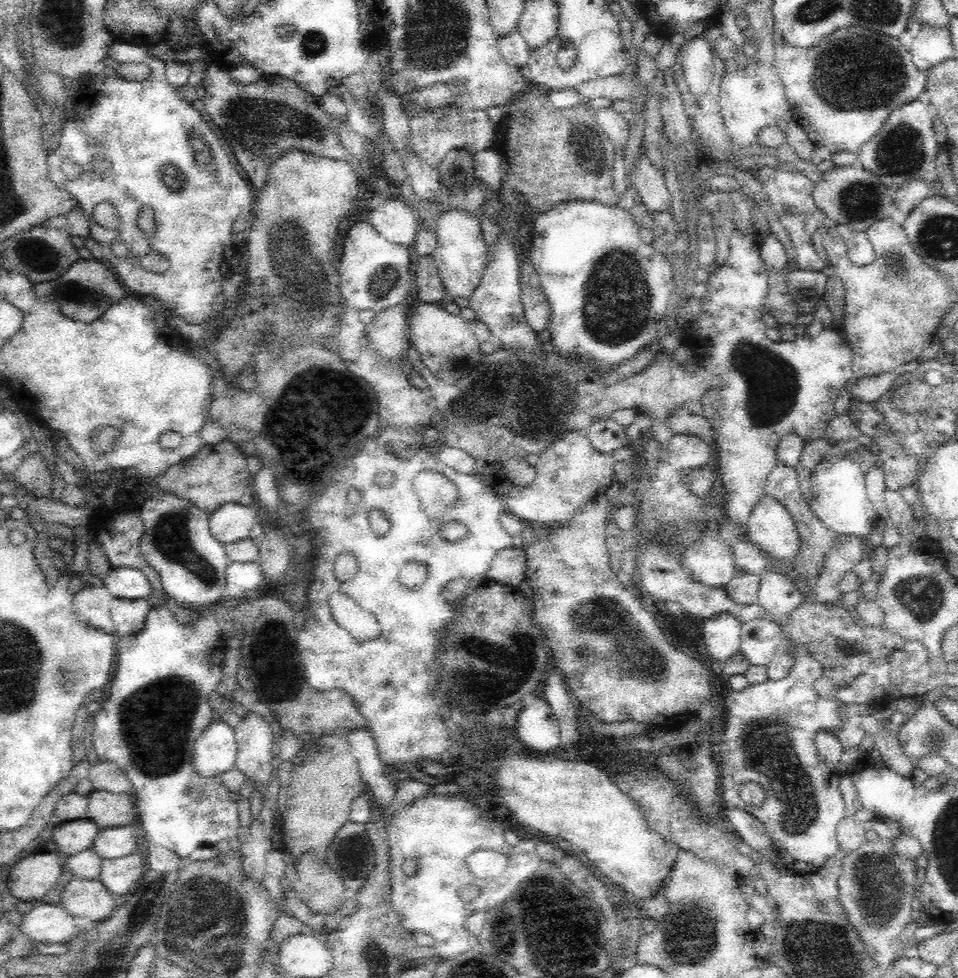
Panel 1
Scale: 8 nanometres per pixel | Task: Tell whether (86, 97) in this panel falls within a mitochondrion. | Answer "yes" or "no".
no

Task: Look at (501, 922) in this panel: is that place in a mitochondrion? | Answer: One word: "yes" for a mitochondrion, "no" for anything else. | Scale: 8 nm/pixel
no

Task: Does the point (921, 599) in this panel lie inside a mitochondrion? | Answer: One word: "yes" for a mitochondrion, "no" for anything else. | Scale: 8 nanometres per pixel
yes

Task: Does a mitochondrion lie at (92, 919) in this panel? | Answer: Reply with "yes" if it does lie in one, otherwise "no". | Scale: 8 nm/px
no

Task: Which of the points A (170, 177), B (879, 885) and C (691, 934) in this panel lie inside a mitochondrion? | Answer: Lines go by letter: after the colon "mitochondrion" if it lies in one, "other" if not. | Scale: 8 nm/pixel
A: mitochondrion
B: mitochondrion
C: mitochondrion

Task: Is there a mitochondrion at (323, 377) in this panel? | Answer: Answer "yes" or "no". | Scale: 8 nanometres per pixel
no

